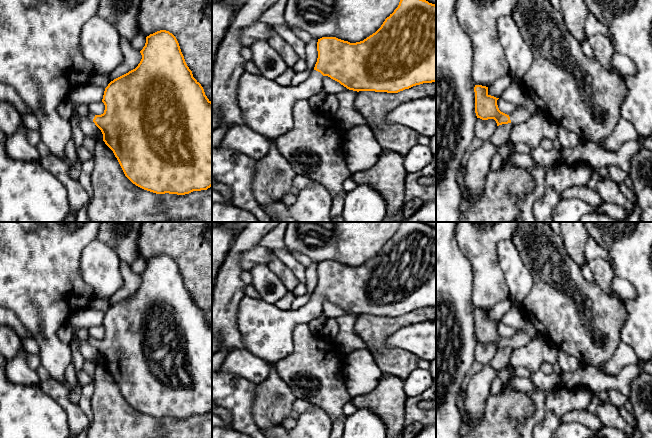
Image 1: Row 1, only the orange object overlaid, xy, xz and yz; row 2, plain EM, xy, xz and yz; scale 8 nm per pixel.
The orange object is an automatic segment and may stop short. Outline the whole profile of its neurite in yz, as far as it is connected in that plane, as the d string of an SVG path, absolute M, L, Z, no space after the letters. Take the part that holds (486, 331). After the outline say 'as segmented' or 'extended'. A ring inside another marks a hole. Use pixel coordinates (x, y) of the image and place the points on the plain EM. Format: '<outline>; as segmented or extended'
M475 309L475 337L477 342L482 344L494 343L497 350L511 347L512 349L526 346L532 339L529 334L524 331L516 331L516 334L507 339L501 336L494 320L488 318L488 311Z; extended

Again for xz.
M401 222L398 231L394 234L392 238L390 238L389 241L385 243L381 251L375 257L373 257L363 265L350 267L348 265L344 265L336 261L322 261L318 263L317 275L318 275L318 282L314 294L311 296L309 302L303 307L301 307L299 310L280 310L275 306L275 304L271 304L263 300L255 299L249 296L245 296L241 300L238 307L238 330L241 334L245 348L248 351L268 361L269 363L273 363L273 364L276 364L278 361L287 357L289 354L291 354L294 351L294 339L293 339L294 328L299 324L308 324L313 319L320 316L323 313L322 305L324 300L328 300L331 303L339 306L347 313L357 315L357 316L375 315L375 316L398 317L400 315L409 313L416 309L436 306L436 229L429 227L428 225L423 224L421 222Z; extended

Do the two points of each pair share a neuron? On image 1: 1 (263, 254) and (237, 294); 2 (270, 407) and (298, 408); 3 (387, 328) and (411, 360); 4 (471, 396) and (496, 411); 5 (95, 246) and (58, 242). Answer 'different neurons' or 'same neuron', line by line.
1: different neurons
2: different neurons
3: same neuron
4: different neurons
5: different neurons

